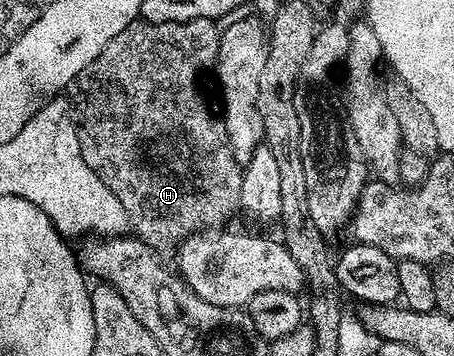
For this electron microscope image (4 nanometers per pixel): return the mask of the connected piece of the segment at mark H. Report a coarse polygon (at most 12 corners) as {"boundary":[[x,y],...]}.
{"boundary":[[212,19],[135,21],[72,84],[84,161],[153,251],[222,229],[243,164]]}

